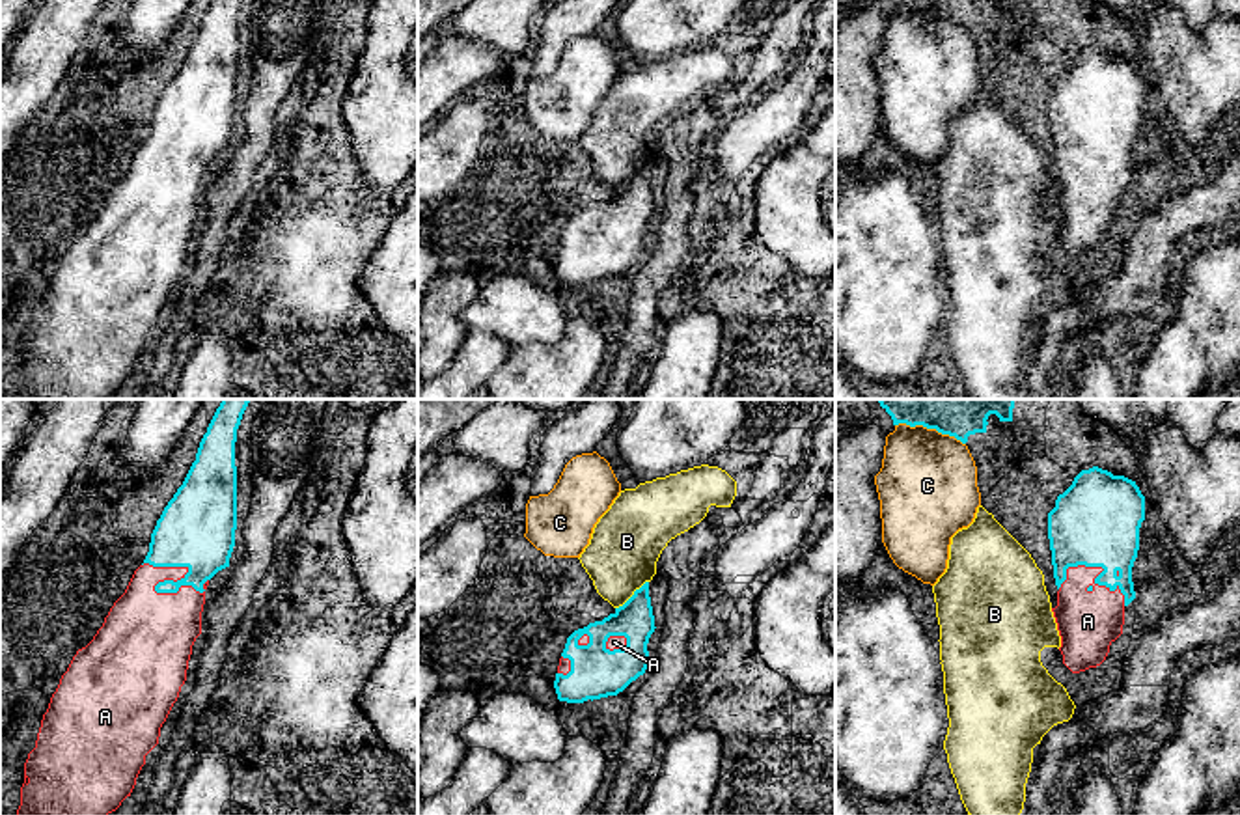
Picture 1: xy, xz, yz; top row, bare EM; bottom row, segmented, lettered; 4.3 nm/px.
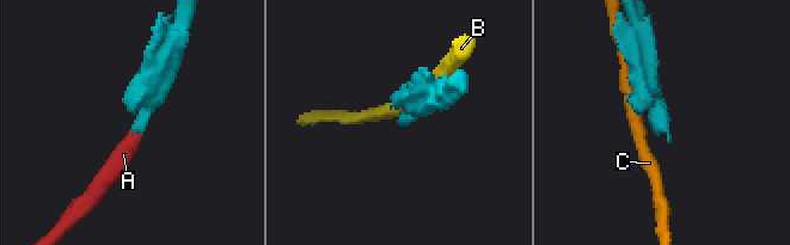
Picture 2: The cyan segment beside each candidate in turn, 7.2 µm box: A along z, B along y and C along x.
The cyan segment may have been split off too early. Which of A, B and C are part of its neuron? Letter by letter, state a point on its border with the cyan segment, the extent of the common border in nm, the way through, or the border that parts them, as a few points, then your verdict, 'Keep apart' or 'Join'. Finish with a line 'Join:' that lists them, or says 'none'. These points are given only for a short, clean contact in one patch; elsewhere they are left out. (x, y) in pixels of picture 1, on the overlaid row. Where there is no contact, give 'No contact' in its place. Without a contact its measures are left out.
A: Touches cyan at xy (168, 580). Shared border 300 nm. Join
B: Touches cyan at xz (633, 595). Shared border 190 nm. Keep apart
C: Touches cyan at yz (931, 428). Shared border 320 nm. Keep apart
Join: A

